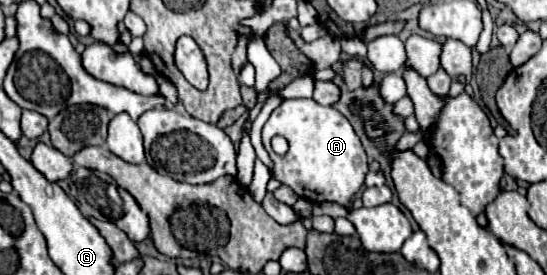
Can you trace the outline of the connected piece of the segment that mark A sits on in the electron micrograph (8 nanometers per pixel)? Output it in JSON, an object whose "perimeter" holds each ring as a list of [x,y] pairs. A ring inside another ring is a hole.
{"perimeter":[[[285,99],[267,119],[265,127],[263,127],[263,145],[269,153],[269,157],[275,163],[275,177],[291,187],[299,197],[311,201],[311,203],[323,203],[323,201],[331,201],[331,203],[339,203],[339,205],[347,205],[353,195],[361,189],[363,179],[367,175],[367,155],[365,149],[361,145],[361,139],[357,137],[357,133],[353,131],[351,123],[333,107],[323,107],[313,99]],[[275,135],[281,135],[287,139],[289,143],[289,151],[285,155],[277,155],[271,149],[271,139]]]}

